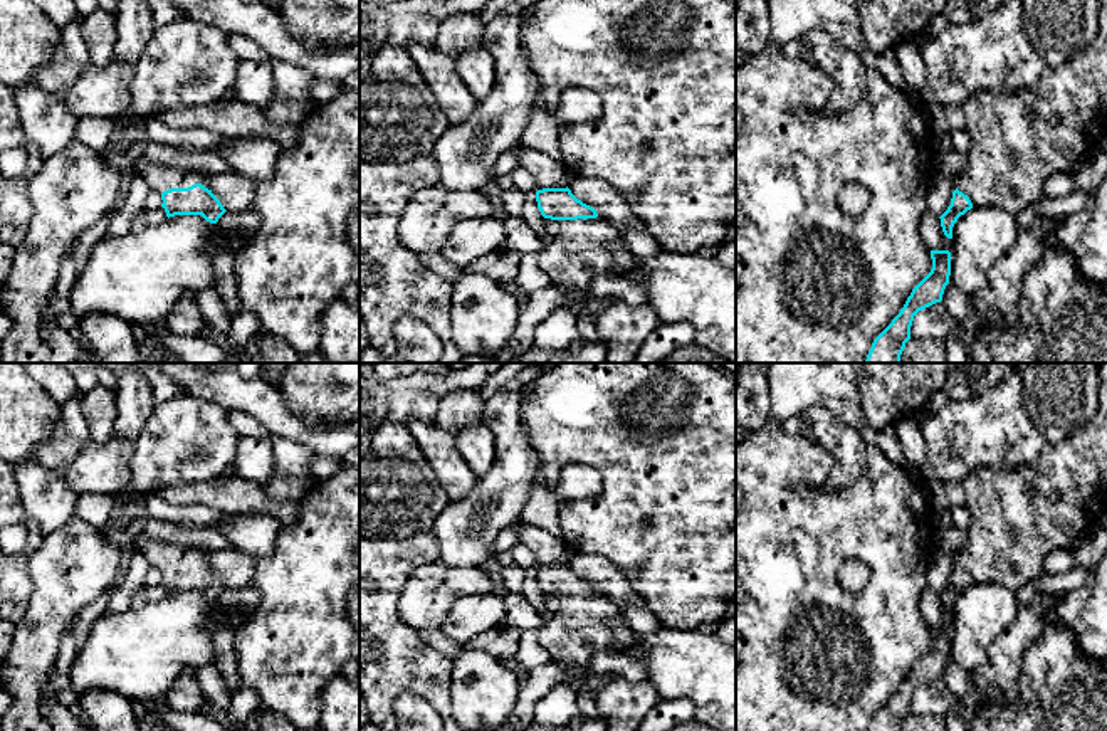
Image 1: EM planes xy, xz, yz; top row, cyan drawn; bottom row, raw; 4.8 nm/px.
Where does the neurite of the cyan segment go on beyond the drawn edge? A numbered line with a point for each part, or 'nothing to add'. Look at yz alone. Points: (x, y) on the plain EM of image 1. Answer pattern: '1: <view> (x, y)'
1: yz (1018, 516)

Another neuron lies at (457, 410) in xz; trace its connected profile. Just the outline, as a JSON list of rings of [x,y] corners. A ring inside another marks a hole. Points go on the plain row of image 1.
[[[477,392],[447,393],[438,405],[433,425],[459,435],[464,429],[477,425],[484,402]]]

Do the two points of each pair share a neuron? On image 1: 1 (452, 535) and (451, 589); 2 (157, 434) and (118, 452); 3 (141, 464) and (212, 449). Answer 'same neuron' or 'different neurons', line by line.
1: different neurons
2: different neurons
3: same neuron

